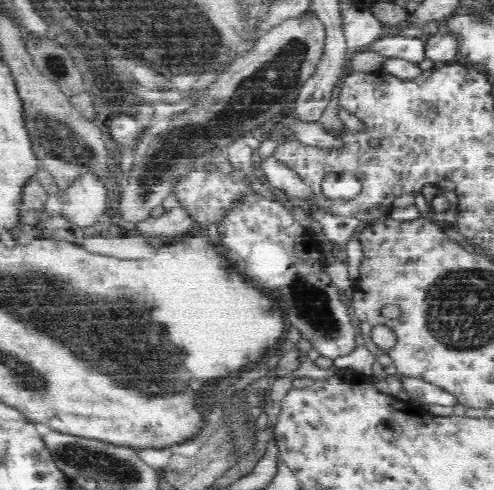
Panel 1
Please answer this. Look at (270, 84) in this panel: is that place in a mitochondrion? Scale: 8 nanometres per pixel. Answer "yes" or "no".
yes

